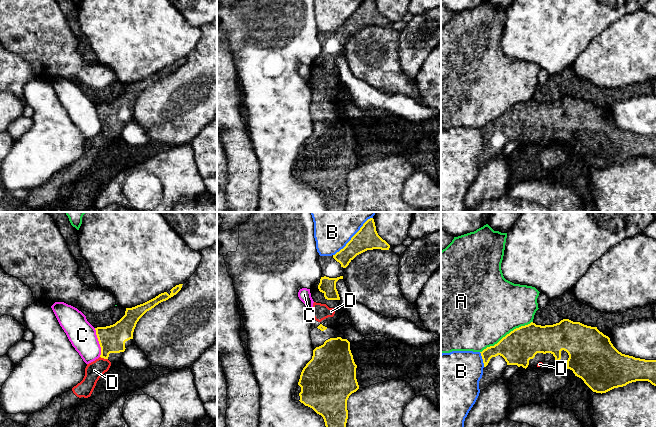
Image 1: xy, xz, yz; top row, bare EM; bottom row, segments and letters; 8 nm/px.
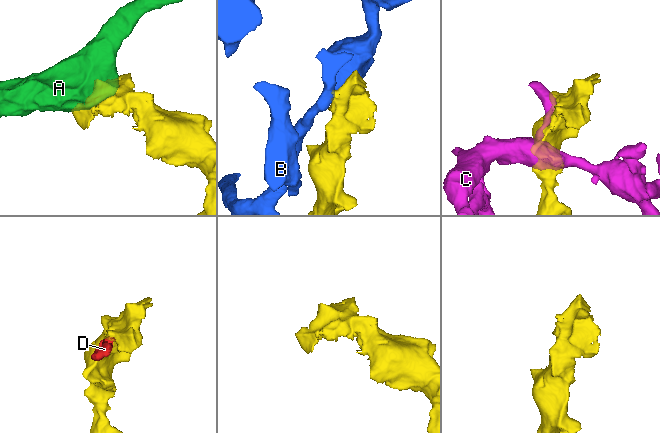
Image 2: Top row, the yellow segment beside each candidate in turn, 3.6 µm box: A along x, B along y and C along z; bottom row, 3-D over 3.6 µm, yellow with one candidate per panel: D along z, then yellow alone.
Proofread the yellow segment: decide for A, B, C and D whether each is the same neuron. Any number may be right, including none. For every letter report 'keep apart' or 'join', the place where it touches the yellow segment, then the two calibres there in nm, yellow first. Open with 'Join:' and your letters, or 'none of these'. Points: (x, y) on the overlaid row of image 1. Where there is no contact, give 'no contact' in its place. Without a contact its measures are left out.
Join: D
A: keep apart; contact yz (507, 334); calibres 280 and 500 nm
B: keep apart; contact xz (353, 236); calibres 190 and 420 nm
C: keep apart; contact xy (99, 342); calibres 220 and 220 nm
D: join; contact xy (104, 358); calibres 220 and 140 nm

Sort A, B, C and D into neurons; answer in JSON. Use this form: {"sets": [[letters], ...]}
{"sets": [["A"], ["B"], ["C"], ["D"]]}

